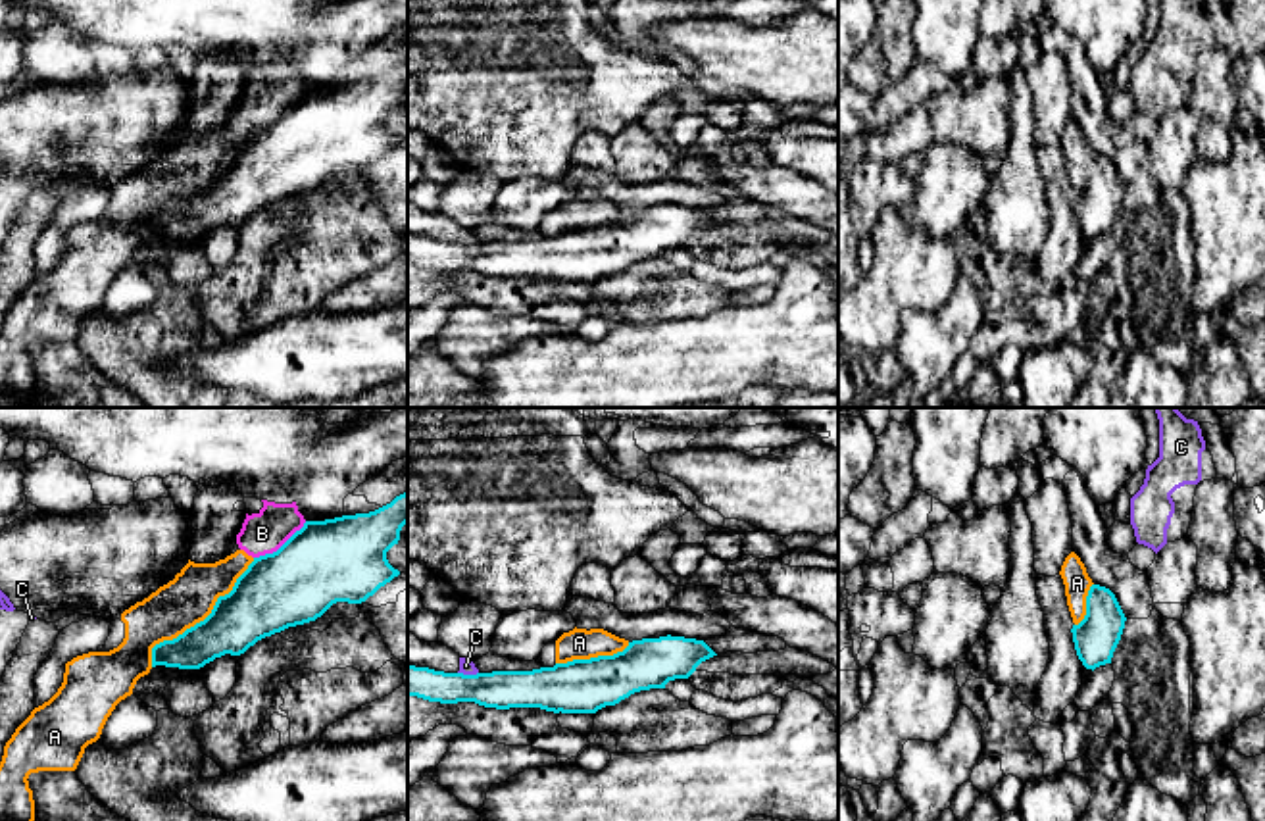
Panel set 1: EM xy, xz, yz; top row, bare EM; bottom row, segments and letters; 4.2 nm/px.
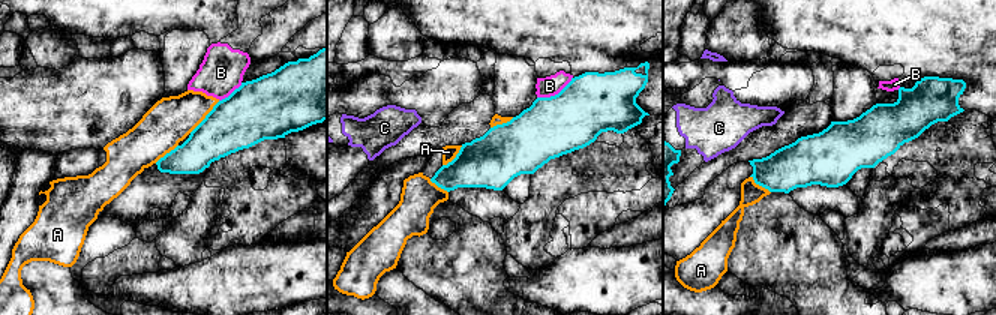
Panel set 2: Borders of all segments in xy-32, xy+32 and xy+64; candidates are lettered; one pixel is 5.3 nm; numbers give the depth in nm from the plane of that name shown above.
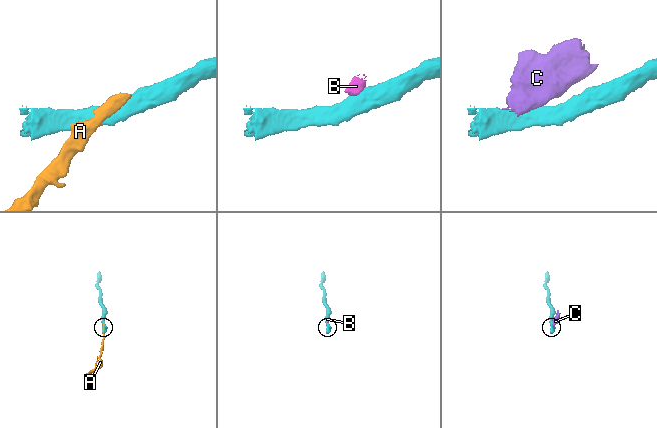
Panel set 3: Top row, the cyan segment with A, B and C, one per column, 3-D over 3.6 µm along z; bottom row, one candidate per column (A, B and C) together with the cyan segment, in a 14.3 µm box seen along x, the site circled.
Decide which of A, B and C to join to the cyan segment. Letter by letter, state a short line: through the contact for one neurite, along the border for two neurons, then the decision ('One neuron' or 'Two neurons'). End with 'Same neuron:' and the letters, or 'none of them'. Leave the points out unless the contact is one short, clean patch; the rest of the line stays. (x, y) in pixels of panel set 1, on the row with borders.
A: Two neurons
B: Line: xy (306, 522), (275, 550), (254, 558). Two neurons
C: Line: xz (458, 671), (477, 673). Two neurons
Same neuron: none of them

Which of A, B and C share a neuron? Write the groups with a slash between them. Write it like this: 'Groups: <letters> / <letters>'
Groups: A B / C

